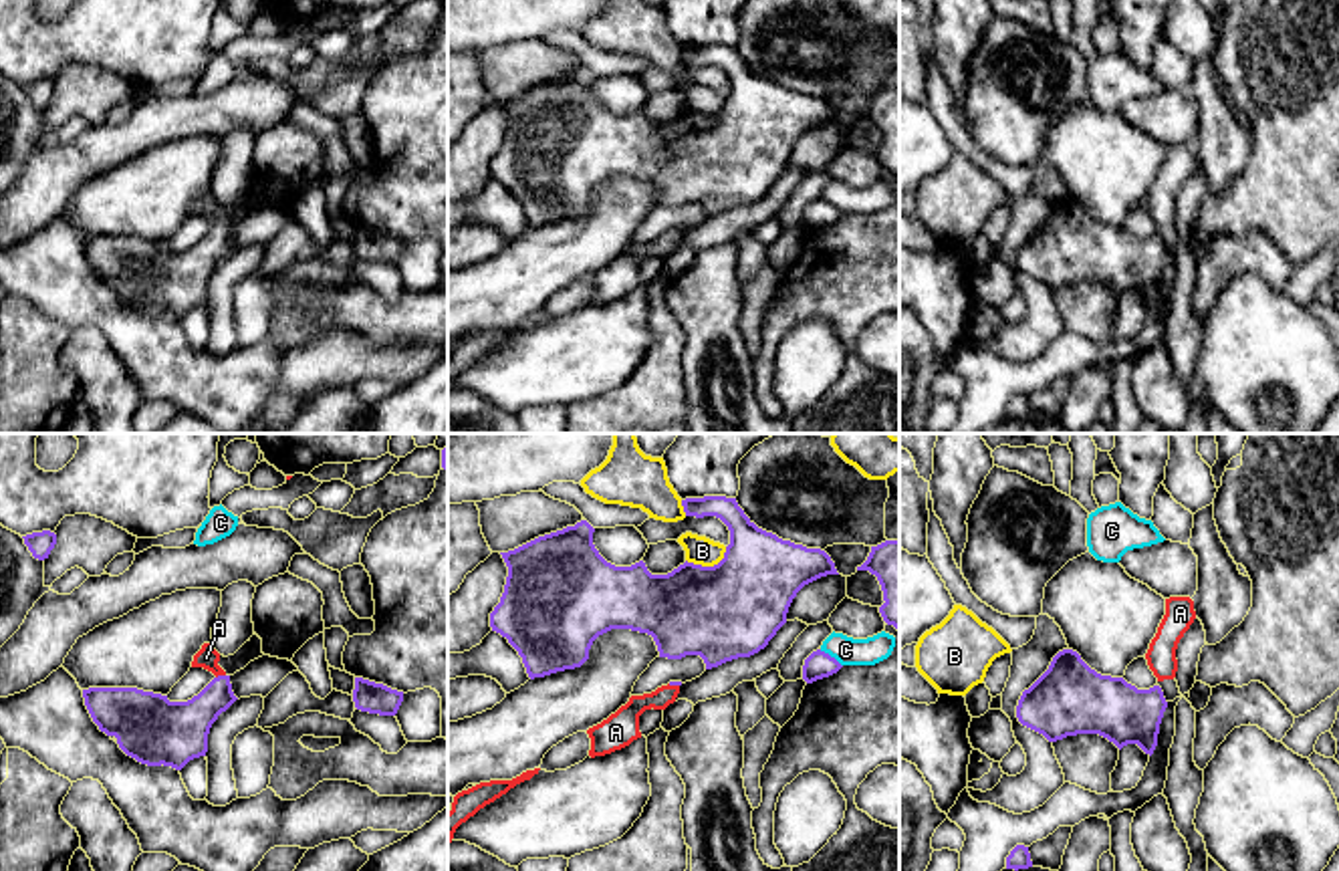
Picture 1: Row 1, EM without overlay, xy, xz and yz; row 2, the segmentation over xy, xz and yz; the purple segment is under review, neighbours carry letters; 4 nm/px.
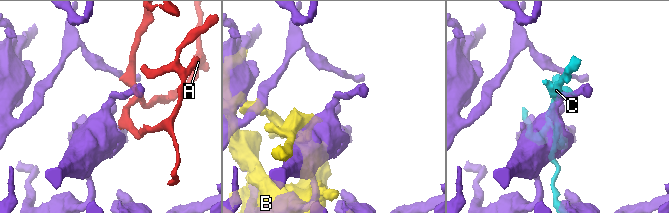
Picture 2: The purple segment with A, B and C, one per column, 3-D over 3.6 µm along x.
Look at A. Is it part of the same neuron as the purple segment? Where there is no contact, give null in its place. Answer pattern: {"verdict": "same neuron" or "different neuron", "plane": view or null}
{"verdict": "same neuron", "plane": "xy"}

